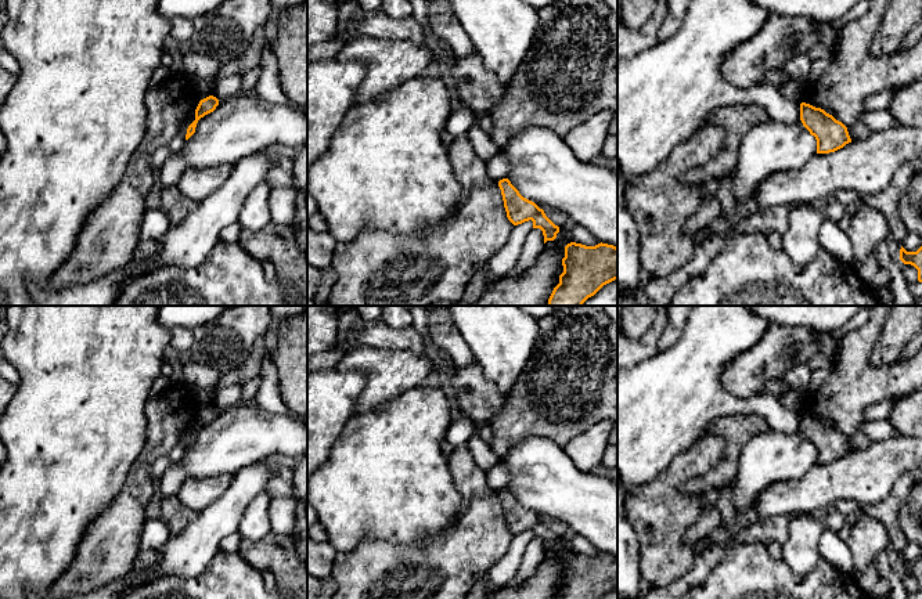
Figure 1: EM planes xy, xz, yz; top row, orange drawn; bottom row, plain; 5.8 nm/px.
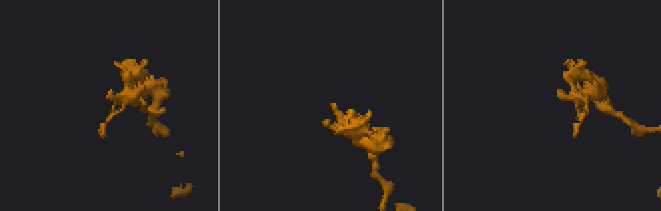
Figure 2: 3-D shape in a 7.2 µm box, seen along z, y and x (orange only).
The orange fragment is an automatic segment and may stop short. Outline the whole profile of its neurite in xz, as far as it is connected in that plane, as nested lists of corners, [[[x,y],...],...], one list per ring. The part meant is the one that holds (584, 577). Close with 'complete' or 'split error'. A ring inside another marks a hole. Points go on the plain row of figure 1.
[[[608,553],[565,556],[563,582],[554,599],[601,599],[617,589],[617,557]]] | complete

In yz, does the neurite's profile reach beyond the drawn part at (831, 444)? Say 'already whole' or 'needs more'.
already whole

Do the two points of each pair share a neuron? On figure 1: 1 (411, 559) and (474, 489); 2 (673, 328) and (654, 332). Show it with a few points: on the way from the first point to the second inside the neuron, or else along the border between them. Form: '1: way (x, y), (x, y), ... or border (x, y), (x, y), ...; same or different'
1: way (434, 556), (474, 516), (474, 511); same
2: border (667, 320), (658, 342), (658, 350); different

